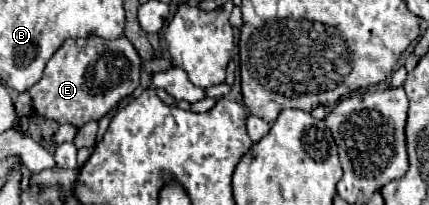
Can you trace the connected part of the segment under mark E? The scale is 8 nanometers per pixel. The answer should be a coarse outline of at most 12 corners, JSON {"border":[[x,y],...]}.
{"border":[[127,37],[67,39],[29,89],[35,111],[81,127],[139,85]]}

